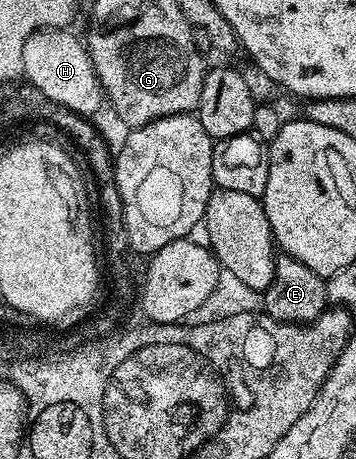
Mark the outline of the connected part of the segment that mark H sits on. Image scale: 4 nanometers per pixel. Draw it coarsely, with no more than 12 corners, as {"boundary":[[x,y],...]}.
{"boundary":[[31,34],[22,77],[74,114],[105,106],[84,39]]}

